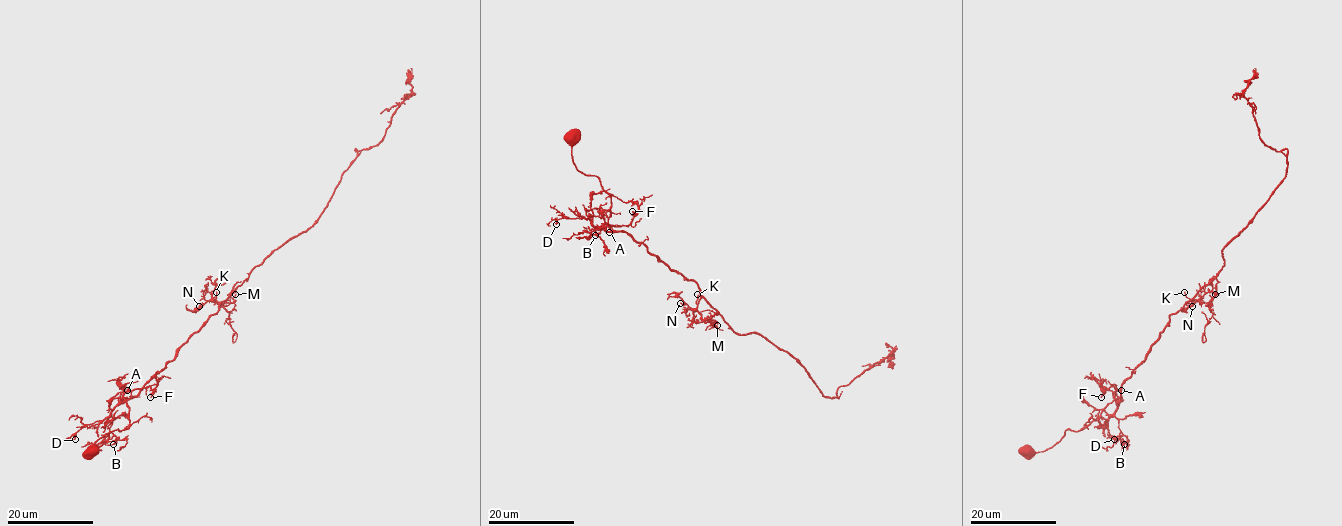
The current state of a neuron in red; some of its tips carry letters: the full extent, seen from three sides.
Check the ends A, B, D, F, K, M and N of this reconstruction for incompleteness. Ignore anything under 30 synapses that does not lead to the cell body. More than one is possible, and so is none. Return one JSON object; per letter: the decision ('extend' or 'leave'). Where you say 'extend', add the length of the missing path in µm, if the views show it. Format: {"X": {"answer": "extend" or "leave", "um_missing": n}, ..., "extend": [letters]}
{"A": {"answer": "extend", "um_missing": 40}, "B": {"answer": "leave"}, "D": {"answer": "leave"}, "F": {"answer": "leave"}, "K": {"answer": "leave"}, "M": {"answer": "leave"}, "N": {"answer": "leave"}, "extend": ["A"]}

